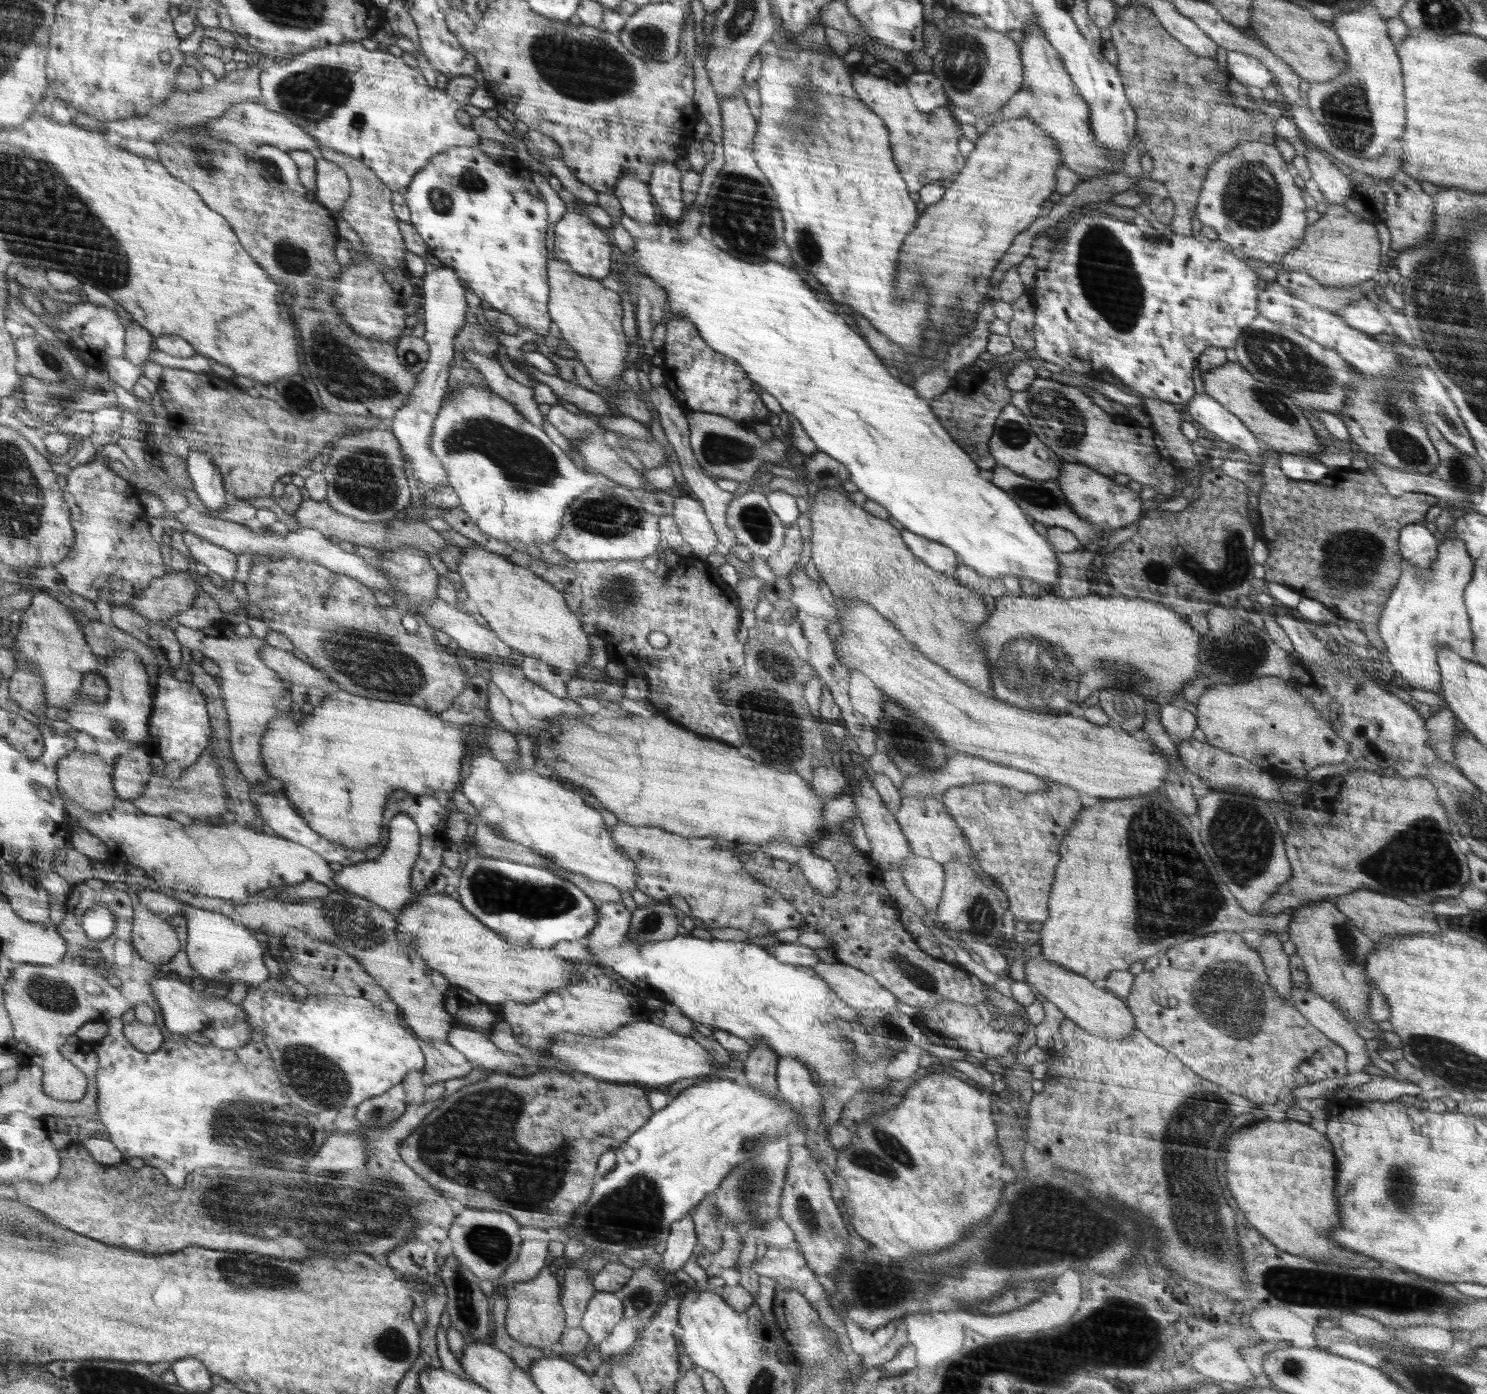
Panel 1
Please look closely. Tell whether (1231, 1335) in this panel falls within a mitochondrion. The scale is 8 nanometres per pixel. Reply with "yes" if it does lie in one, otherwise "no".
no

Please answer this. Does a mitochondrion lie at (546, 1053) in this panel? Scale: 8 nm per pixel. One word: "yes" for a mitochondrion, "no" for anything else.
no

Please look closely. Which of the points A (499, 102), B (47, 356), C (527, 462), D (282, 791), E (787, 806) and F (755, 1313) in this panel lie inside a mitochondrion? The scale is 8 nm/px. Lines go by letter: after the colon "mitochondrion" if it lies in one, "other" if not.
A: other
B: mitochondrion
C: mitochondrion
D: other
E: other
F: other

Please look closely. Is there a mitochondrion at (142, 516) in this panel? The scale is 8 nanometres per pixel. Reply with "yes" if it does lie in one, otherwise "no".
no

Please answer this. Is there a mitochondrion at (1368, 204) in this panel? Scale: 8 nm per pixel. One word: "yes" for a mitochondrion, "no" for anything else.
no

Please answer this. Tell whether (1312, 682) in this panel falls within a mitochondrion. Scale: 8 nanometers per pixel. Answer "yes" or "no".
no

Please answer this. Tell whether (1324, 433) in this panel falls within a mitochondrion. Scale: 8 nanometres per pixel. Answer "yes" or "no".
no

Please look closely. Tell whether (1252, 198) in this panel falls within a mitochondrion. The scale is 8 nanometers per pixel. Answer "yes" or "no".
yes

